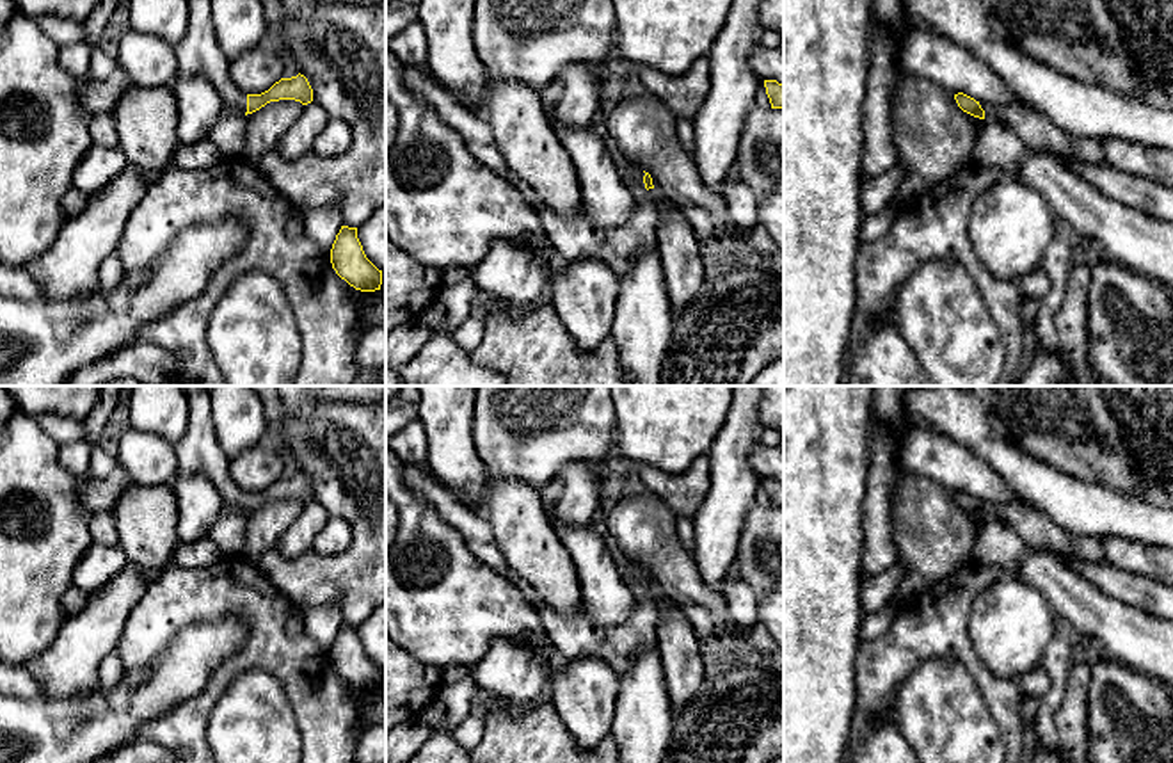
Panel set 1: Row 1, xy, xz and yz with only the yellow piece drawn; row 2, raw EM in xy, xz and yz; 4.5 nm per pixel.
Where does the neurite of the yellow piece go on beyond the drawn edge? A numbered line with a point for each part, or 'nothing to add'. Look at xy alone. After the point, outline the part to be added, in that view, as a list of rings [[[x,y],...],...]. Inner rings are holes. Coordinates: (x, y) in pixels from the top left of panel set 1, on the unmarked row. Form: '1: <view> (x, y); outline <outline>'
1: xy (198, 450); outline [[[188,386],[185,391],[188,398],[188,427],[174,445],[178,459],[176,478],[196,473],[204,475],[220,493],[224,505],[233,512],[245,514],[247,493],[231,478],[229,459],[213,430],[210,393],[199,386]]]

